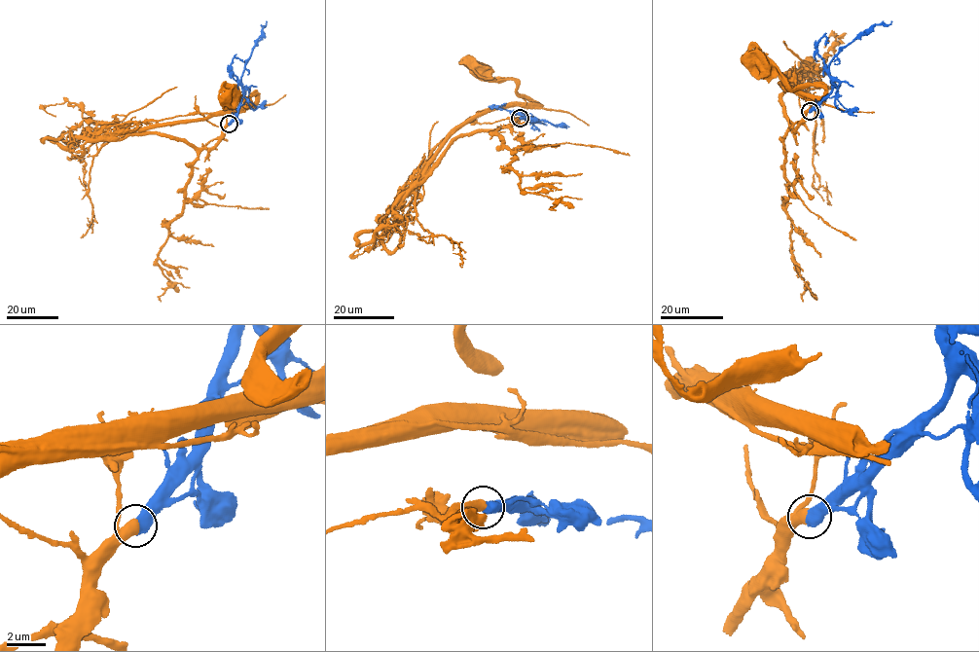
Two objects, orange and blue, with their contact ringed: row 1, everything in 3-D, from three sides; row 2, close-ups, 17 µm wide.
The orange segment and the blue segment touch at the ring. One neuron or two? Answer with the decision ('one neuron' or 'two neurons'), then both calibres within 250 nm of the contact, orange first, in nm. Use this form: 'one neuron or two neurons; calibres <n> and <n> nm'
one neuron; calibres 550 and 600 nm

